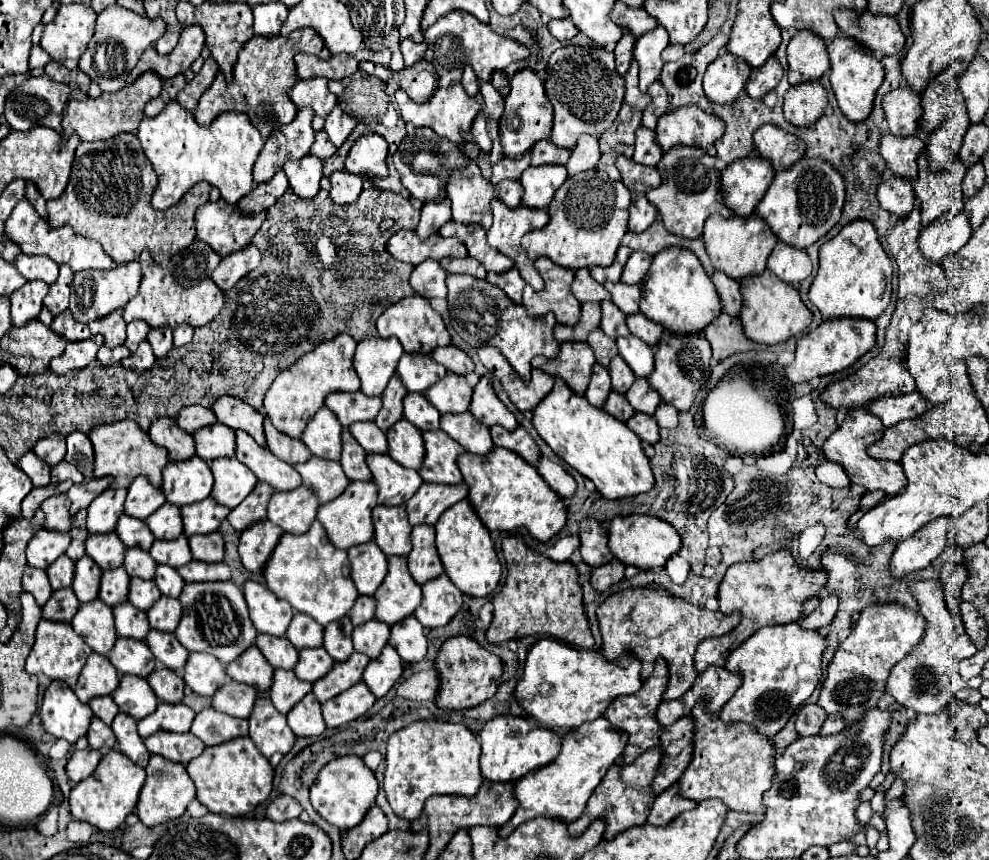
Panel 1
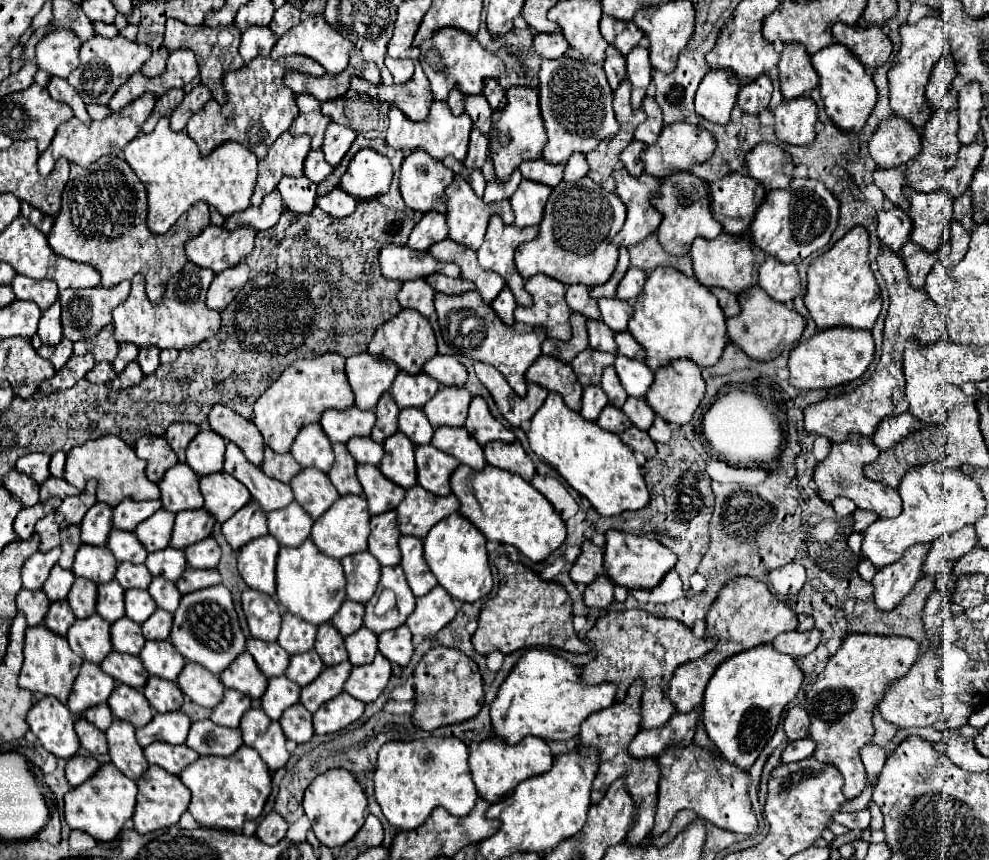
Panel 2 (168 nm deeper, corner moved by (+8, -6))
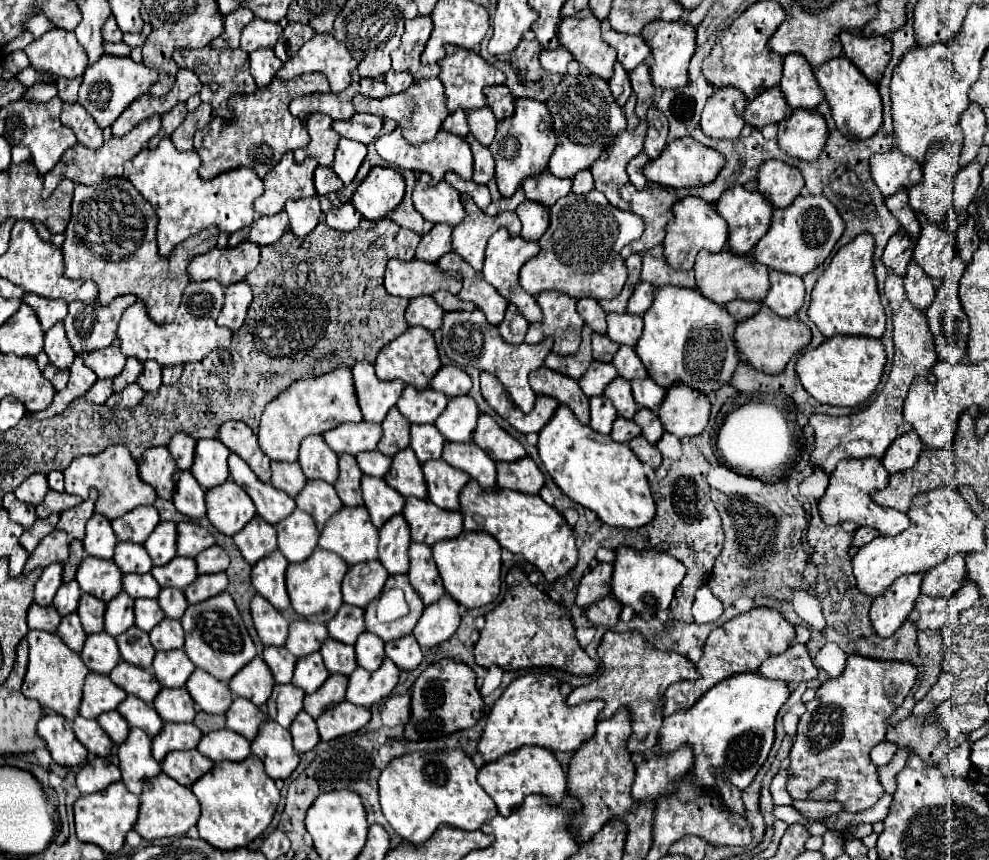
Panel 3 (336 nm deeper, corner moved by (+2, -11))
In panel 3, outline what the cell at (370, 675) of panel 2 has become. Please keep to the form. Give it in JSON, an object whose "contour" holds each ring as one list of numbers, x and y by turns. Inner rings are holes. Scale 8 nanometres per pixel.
{"contour":[[385,658,381,668,375,672,355,668,355,672,349,676,347,700,351,704,369,708,371,704,387,698,391,690,397,686,397,680,399,680,399,668,389,658]]}

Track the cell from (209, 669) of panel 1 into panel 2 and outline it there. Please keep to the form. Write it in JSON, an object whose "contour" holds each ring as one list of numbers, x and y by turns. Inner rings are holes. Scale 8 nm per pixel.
{"contour":[[185,663,183,671,177,677,177,685,181,687,183,695,187,695,193,703,199,703,201,707,213,709,221,697,223,697,223,683,217,675,203,669,203,665]]}

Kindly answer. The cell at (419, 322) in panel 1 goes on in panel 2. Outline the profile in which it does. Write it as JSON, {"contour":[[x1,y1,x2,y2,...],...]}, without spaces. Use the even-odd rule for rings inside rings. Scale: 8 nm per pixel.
{"contour":[[401,309,399,315,393,319,385,321,373,335,369,343,369,353,381,355,389,361,393,361,401,371,407,371,411,375,421,373,425,361,429,361,437,353,437,343,435,343,435,333,431,329,431,323,413,309]]}

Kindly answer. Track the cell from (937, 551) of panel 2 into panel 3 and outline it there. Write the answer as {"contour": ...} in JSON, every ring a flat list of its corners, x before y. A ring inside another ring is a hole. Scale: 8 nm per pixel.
{"contour":[[949,556,945,564,929,570,921,584,921,594,931,598,951,598,965,584,965,556]]}

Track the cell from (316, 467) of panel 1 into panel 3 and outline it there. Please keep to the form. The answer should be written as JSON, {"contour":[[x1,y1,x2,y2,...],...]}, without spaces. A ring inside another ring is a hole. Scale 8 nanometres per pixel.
{"contour":[[307,480,305,488,297,494,295,504,299,510,313,516,317,530,323,530,325,522,343,508,335,488,321,480]]}

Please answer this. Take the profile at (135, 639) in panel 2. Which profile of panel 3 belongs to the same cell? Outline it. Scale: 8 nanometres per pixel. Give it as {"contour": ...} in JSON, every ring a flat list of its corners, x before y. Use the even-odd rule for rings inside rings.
{"contour":[[137,626,129,628,121,636,117,636,117,646,125,662,135,664,139,668,151,668,155,648,149,642,149,634,139,630]]}

